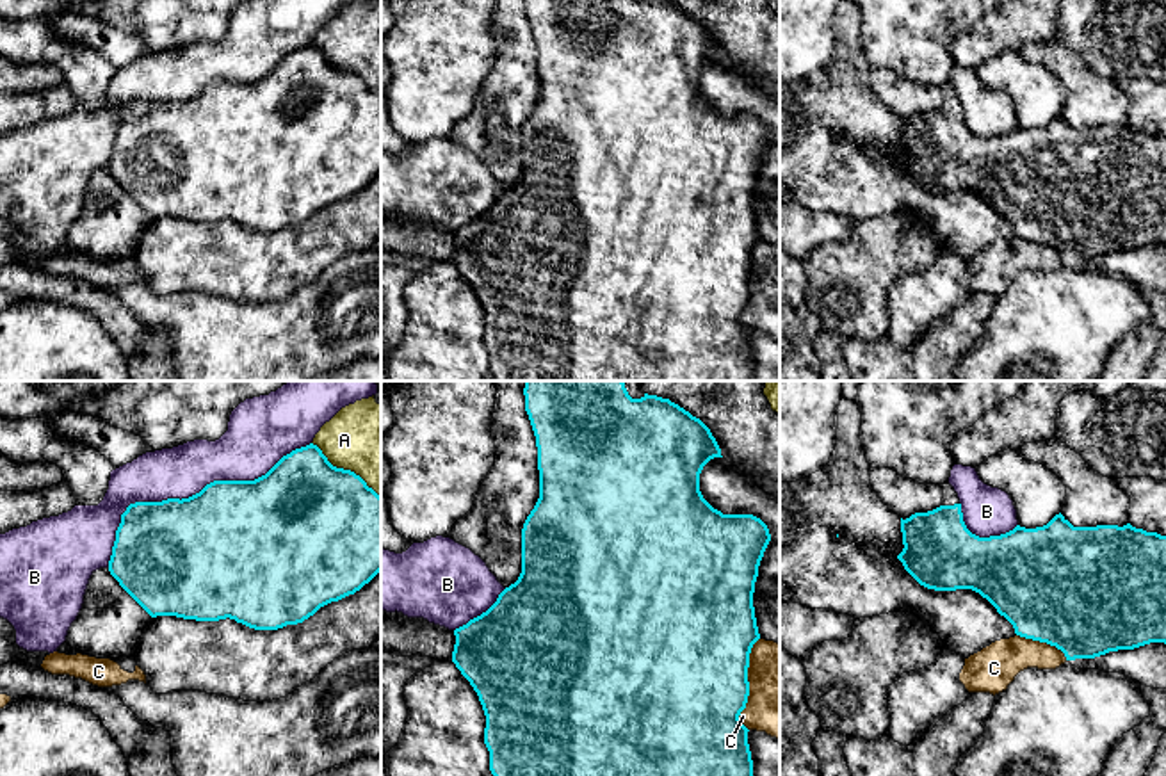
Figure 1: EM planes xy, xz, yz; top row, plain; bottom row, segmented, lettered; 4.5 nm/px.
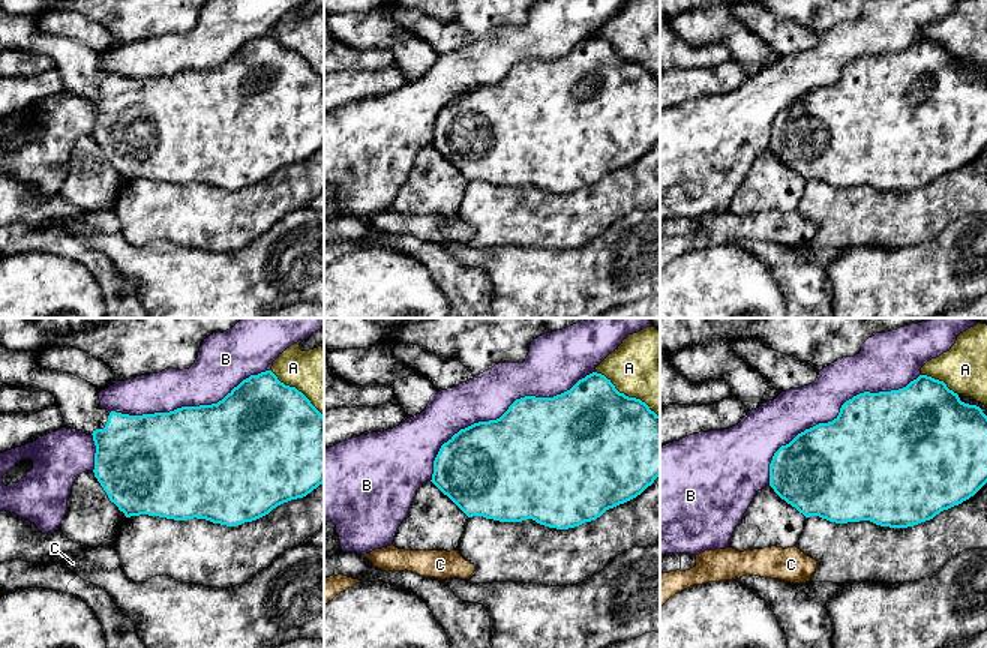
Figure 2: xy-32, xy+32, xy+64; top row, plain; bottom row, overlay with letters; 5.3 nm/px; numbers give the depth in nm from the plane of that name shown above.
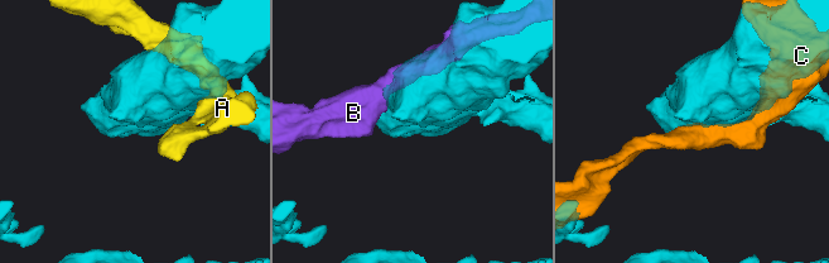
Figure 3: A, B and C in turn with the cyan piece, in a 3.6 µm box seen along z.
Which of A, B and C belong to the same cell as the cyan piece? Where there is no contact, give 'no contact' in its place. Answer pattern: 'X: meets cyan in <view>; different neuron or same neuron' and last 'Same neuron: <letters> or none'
A: meets cyan in xy; different neuron
B: meets cyan in xy; different neuron
C: meets cyan in xz; different neuron
Same neuron: none

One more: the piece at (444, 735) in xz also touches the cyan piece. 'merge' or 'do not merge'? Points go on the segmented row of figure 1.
do not merge

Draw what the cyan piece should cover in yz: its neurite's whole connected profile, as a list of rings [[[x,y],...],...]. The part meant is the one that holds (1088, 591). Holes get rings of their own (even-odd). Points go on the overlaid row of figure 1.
[[[949,482],[942,488],[940,507],[901,518],[904,548],[897,559],[920,586],[935,591],[972,589],[979,593],[1013,625],[1016,635],[1056,646],[1066,660],[1095,659],[1150,643],[1166,644],[1166,536],[1136,529],[1130,523],[1073,527],[1059,513],[1043,527],[1016,525],[1006,534],[979,538],[967,529],[954,488]]]

